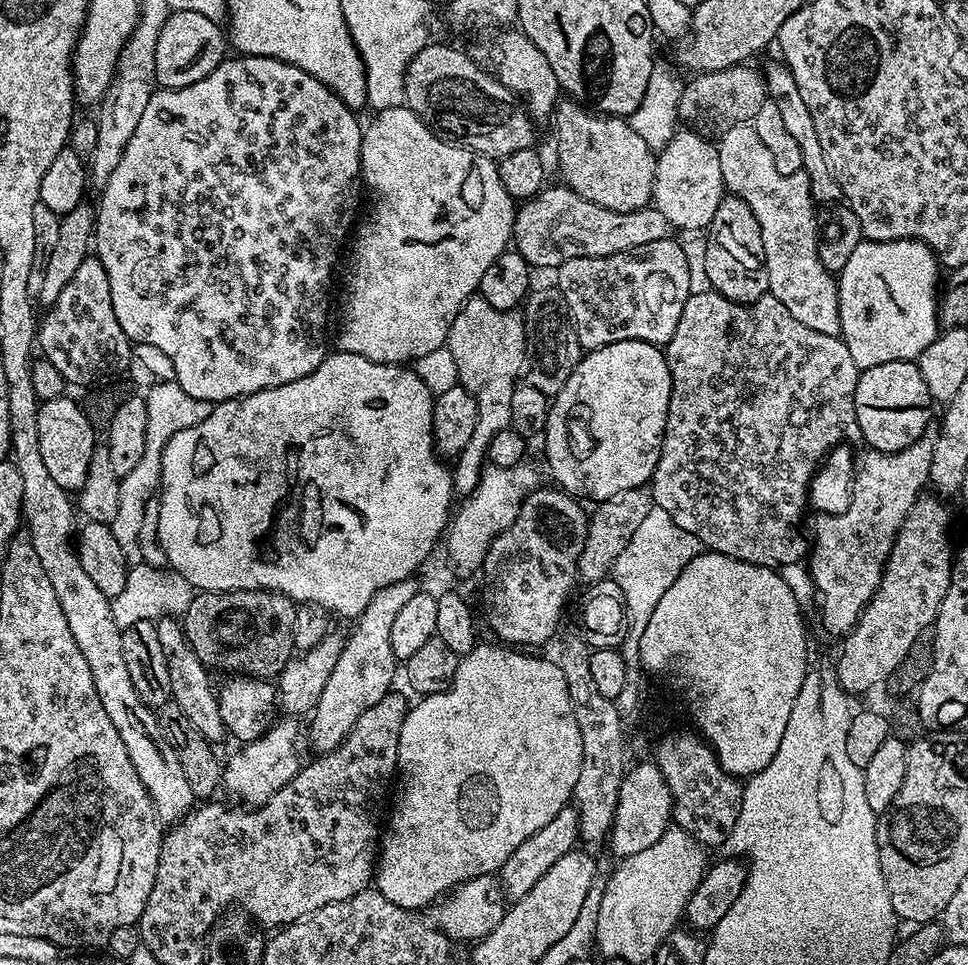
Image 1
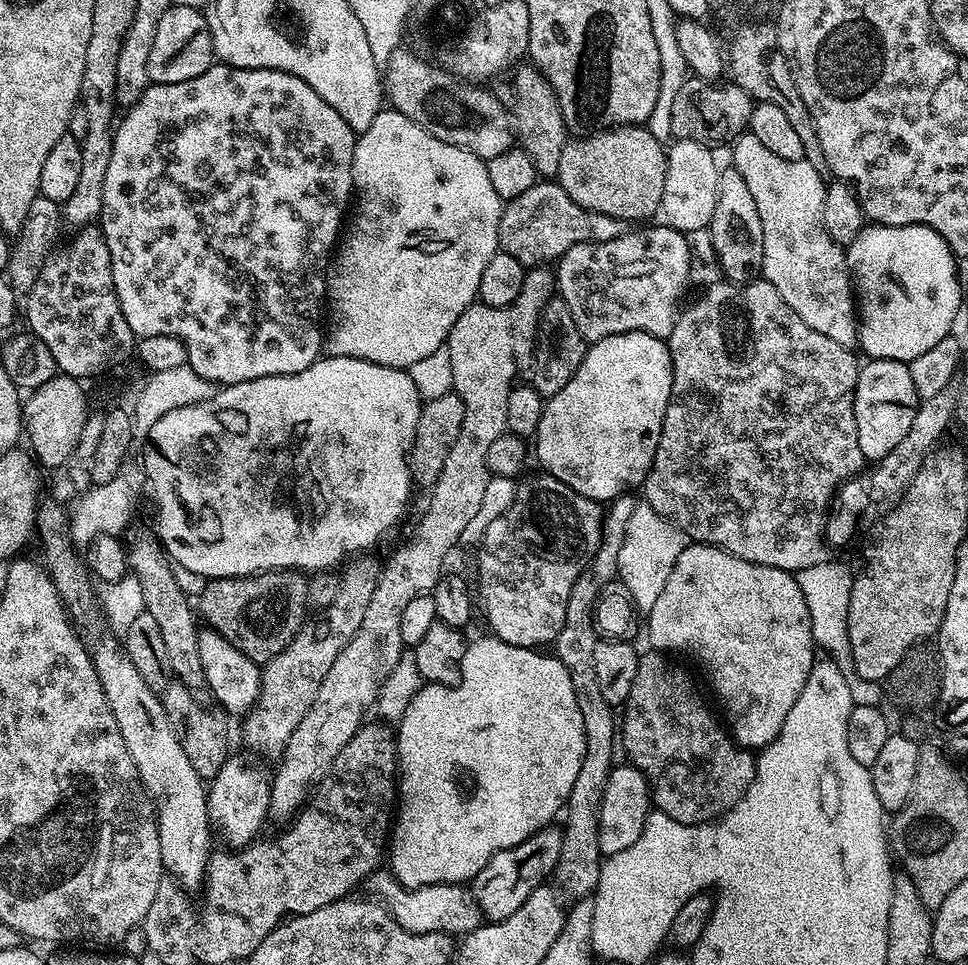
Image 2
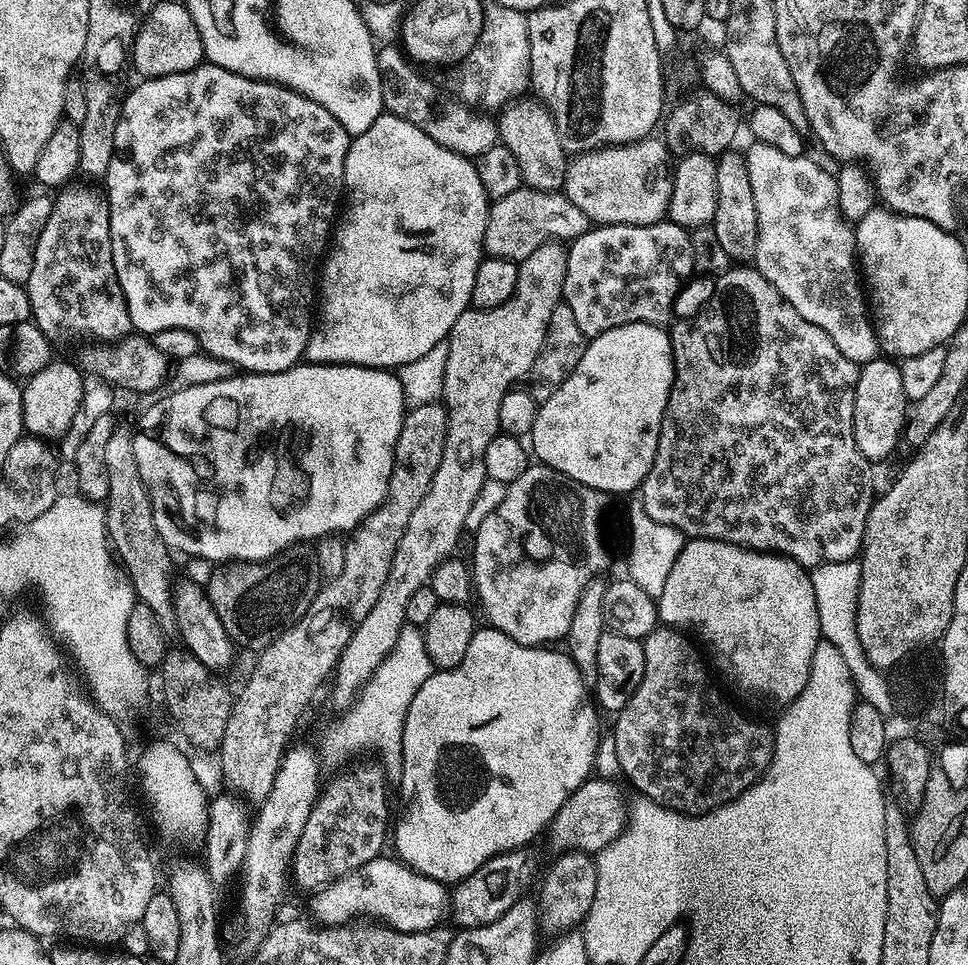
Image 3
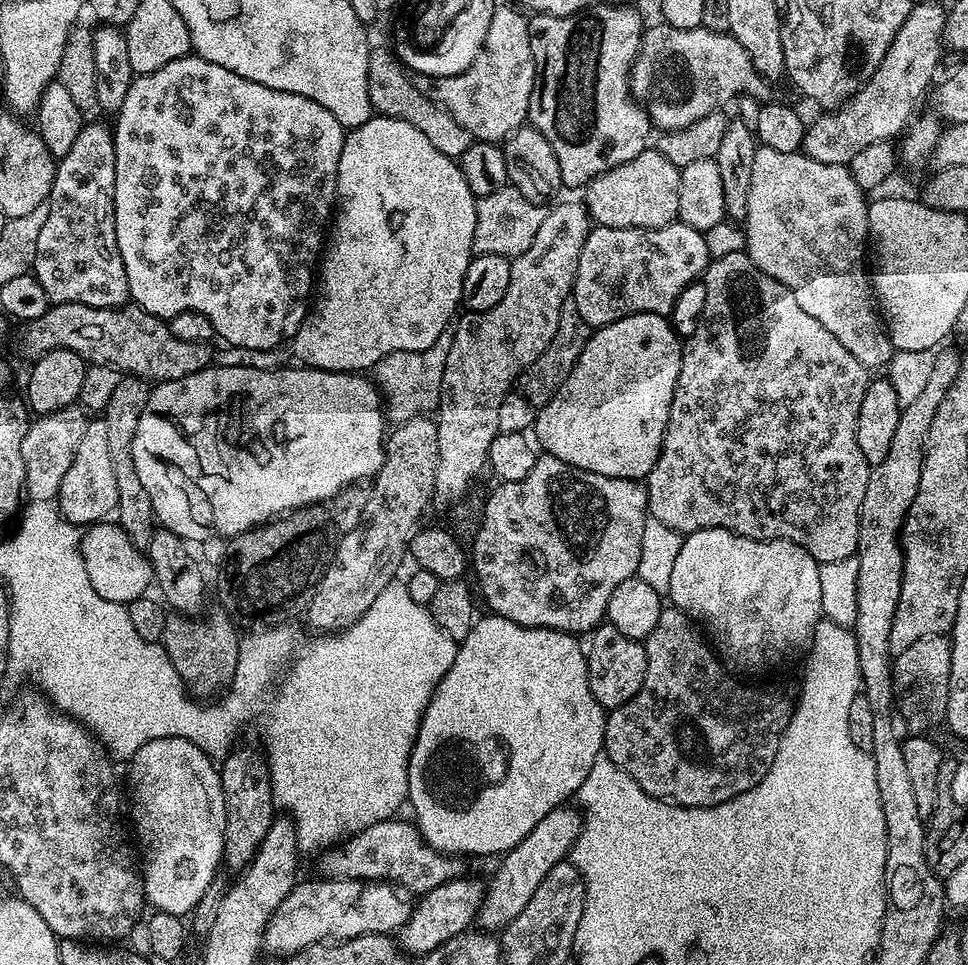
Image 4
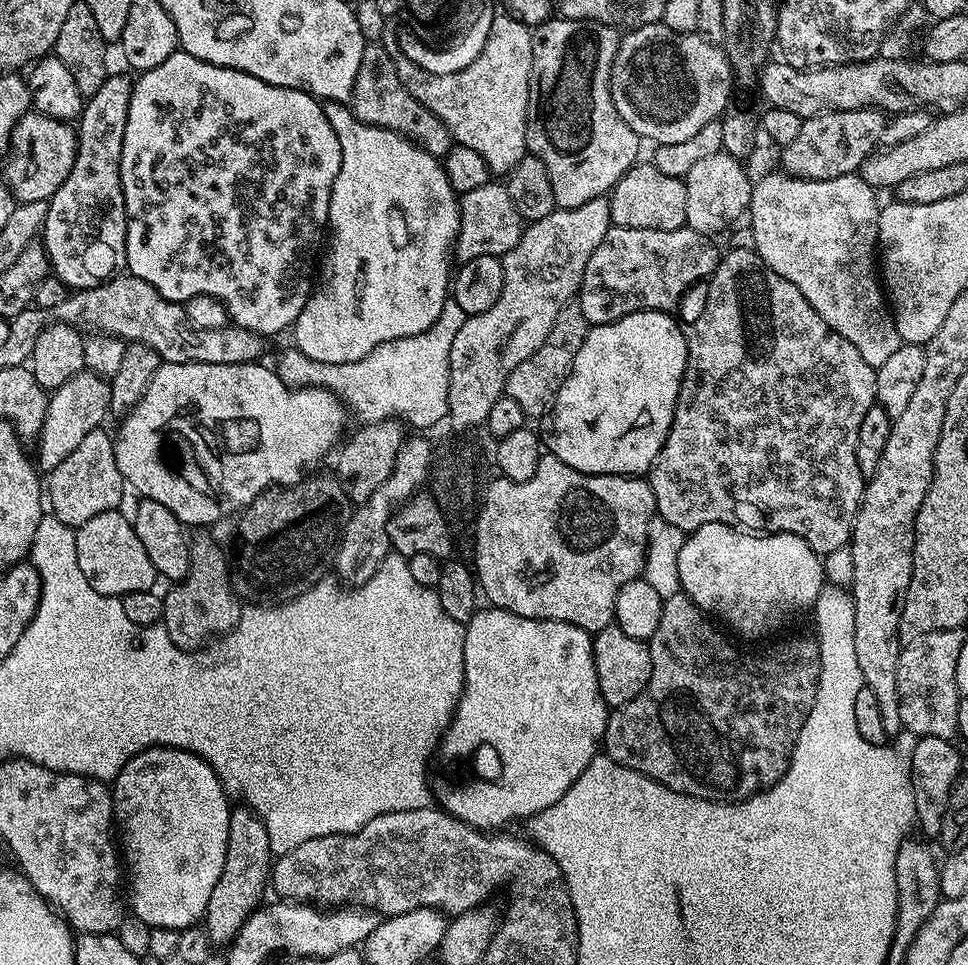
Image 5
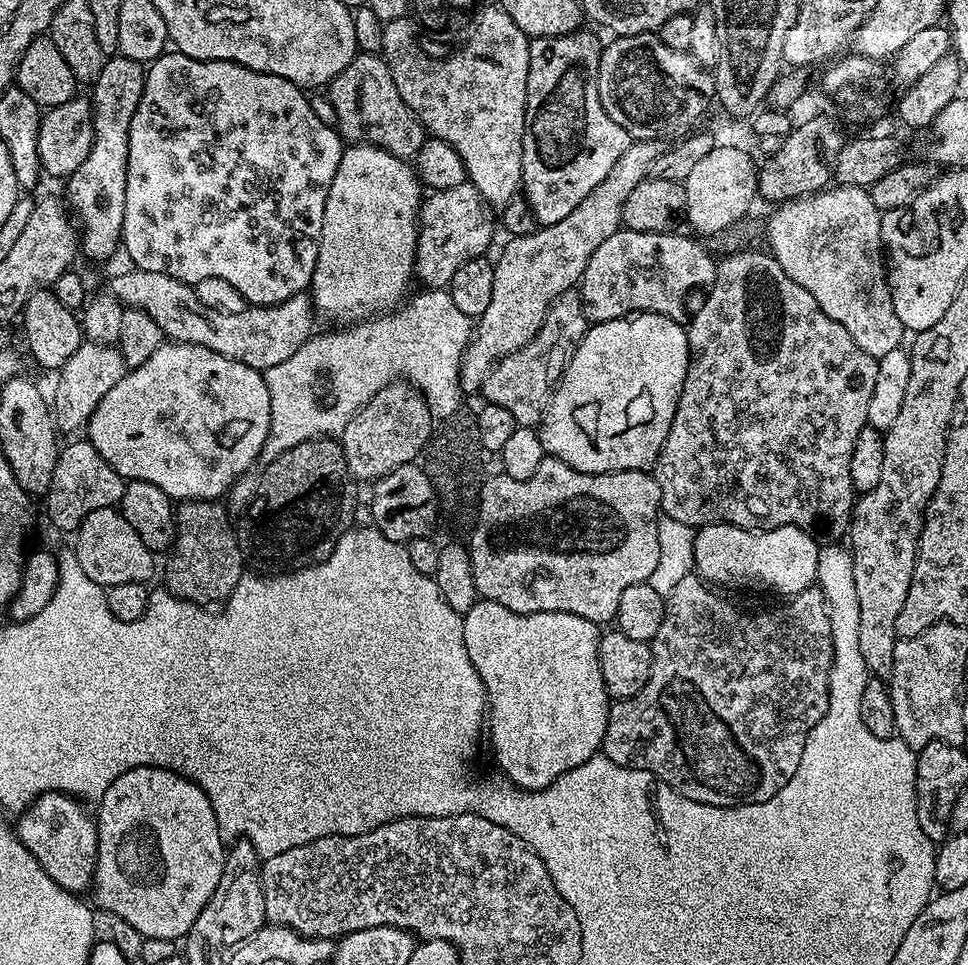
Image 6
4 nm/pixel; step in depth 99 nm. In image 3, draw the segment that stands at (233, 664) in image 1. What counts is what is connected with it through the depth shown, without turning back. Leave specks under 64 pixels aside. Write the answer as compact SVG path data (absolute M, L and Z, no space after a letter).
M307 543L293 544L269 560L229 560L215 565L212 577L206 580L208 597L233 645L259 650L294 626L310 610L310 602L320 592L322 575L315 551Z

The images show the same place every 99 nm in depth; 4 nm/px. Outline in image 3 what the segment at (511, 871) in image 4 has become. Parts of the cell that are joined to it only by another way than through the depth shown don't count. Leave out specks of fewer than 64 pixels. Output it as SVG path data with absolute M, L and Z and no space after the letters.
M589 778L584 781L570 798L554 814L554 818L548 824L546 837L548 844L553 848L553 853L567 854L570 852L582 852L595 854L601 852L607 844L620 835L626 824L626 802L616 793L612 782L606 778Z

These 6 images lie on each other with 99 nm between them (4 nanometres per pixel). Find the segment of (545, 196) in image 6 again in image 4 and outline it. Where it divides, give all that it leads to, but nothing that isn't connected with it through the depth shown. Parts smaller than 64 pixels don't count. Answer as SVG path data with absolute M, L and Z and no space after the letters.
M593 3L587 12L578 12L574 16L541 16L533 15L528 22L530 30L530 50L534 50L534 66L536 67L536 81L528 107L527 123L536 128L550 142L554 154L558 158L558 170L562 170L562 182L564 188L583 189L594 178L598 178L606 170L622 166L622 162L630 162L630 158L638 158L649 148L650 141L654 136L654 125L652 119L637 101L632 98L632 90L628 87L628 76L632 73L632 63L636 61L636 55L640 49L640 37L644 35L646 21L632 8L624 4L600 4Z

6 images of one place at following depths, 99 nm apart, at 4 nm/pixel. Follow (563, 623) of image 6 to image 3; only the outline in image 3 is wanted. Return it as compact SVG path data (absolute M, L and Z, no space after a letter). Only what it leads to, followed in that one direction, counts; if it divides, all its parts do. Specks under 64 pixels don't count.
M480 626L474 638L470 638L470 646L466 646L462 662L453 668L433 671L432 676L422 682L418 694L414 694L414 702L410 702L410 710L406 710L406 722L402 730L402 766L398 783L404 809L400 812L400 821L394 824L394 840L396 836L395 855L415 872L421 872L423 876L438 880L445 886L455 886L474 874L474 870L481 868L487 860L503 852L515 852L518 848L531 845L531 840L547 829L566 798L570 798L570 794L574 794L574 790L578 790L578 786L582 786L593 775L596 751L602 735L600 720L596 717L598 708L590 695L589 685L581 678L578 666L568 657L567 651L555 652L554 649L552 646L519 644L494 627Z

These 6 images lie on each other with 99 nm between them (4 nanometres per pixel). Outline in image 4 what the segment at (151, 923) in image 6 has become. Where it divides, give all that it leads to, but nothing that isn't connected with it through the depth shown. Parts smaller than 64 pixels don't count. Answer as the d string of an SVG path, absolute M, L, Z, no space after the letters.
M173 736L170 738L154 738L154 742L146 742L146 746L142 746L132 755L130 761L132 769L128 772L128 780L132 783L132 820L136 823L136 836L140 839L141 846L145 848L144 864L142 860L144 899L157 912L174 914L181 918L187 917L192 909L198 906L202 894L206 894L206 890L211 886L213 880L217 879L218 872L216 872L216 867L221 867L224 859L226 798L224 797L222 782L220 781L220 768L212 764L215 764L213 757L206 755L198 746L194 746L194 742L190 742L186 738L174 738Z

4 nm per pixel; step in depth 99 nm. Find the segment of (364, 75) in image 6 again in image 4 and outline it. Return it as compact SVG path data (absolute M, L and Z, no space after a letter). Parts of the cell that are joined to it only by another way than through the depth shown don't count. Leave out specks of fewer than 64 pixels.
M391 47L371 49L368 58L368 93L373 113L405 120L410 122L410 126L418 126L418 130L422 130L422 134L430 138L434 150L442 154L458 158L474 143L472 135L458 126L458 122L454 122L454 118L441 104L436 104L429 96L422 94L422 90L413 86L412 76L406 74L404 65L396 59Z

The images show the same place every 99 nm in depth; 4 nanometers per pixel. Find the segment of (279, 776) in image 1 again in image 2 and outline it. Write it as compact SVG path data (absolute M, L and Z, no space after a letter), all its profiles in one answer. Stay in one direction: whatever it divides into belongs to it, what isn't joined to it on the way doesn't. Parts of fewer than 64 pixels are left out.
M229 755L228 760L218 770L218 774L211 777L206 788L209 821L219 835L220 832L224 835L224 840L228 843L225 845L232 850L247 848L253 843L261 835L260 827L263 826L264 820L269 819L268 807L272 789L269 765L255 755L243 755Z

